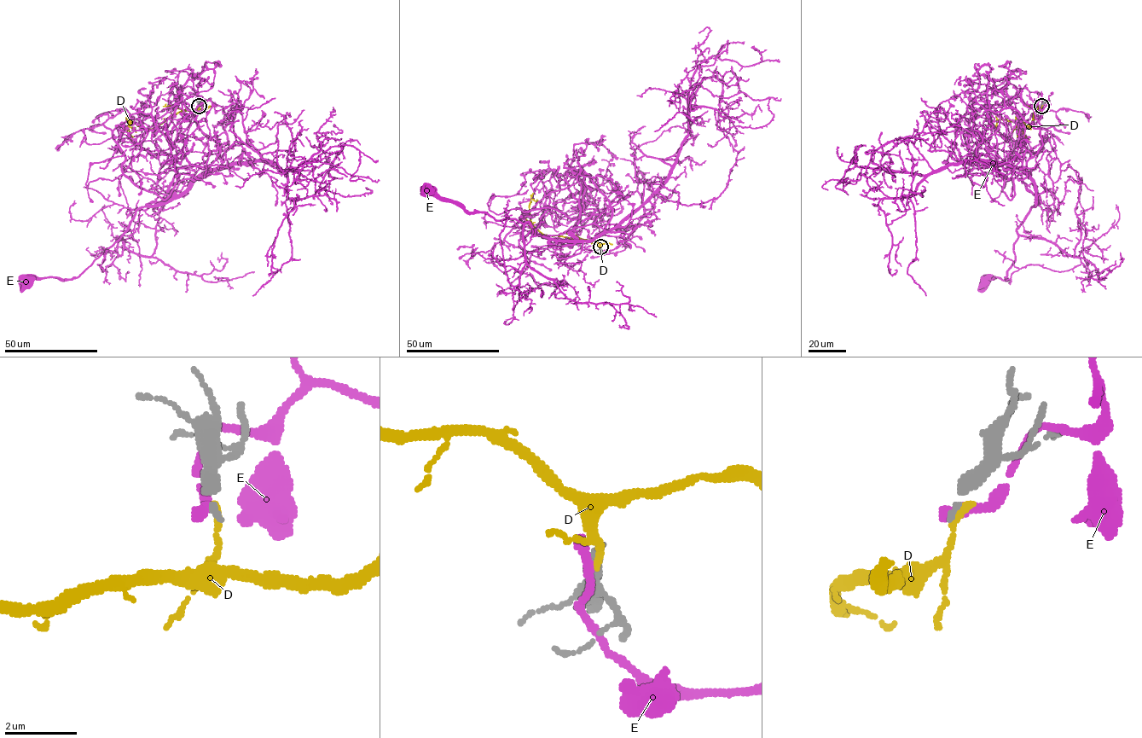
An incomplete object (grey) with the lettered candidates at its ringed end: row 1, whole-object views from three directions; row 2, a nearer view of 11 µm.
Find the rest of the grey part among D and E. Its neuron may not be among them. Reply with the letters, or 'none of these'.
none of these

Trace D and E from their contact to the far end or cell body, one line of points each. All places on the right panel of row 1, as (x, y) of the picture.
D: (1041, 106), (1034, 111), (1030, 129), (1021, 121), (1017, 124), (999, 119), (994, 126), (995, 132)
E: (1041, 105), (1049, 99), (1039, 121), (1042, 146), (1018, 179), (1035, 202), (1017, 229), (1006, 279), (986, 281)

